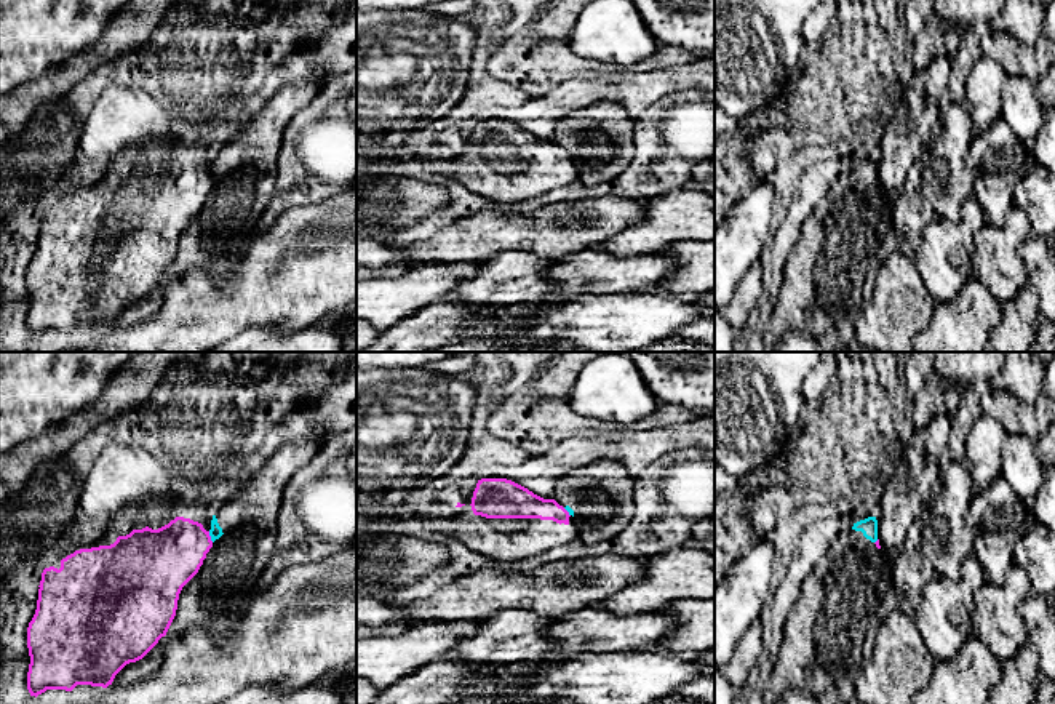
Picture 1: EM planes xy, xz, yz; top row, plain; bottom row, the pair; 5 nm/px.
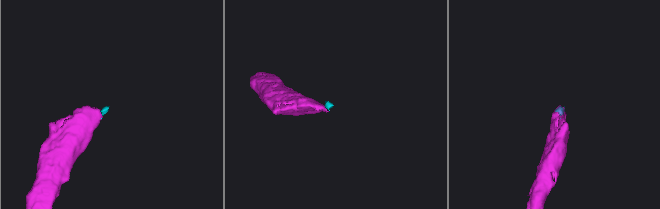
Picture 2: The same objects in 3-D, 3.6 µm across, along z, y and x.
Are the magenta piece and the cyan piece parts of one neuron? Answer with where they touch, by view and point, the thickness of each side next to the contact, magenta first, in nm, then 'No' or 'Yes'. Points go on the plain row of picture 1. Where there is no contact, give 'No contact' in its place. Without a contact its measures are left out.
Touches magenta at xy (210, 178). Thickness 320 nm (magenta) against 60 nm. No

